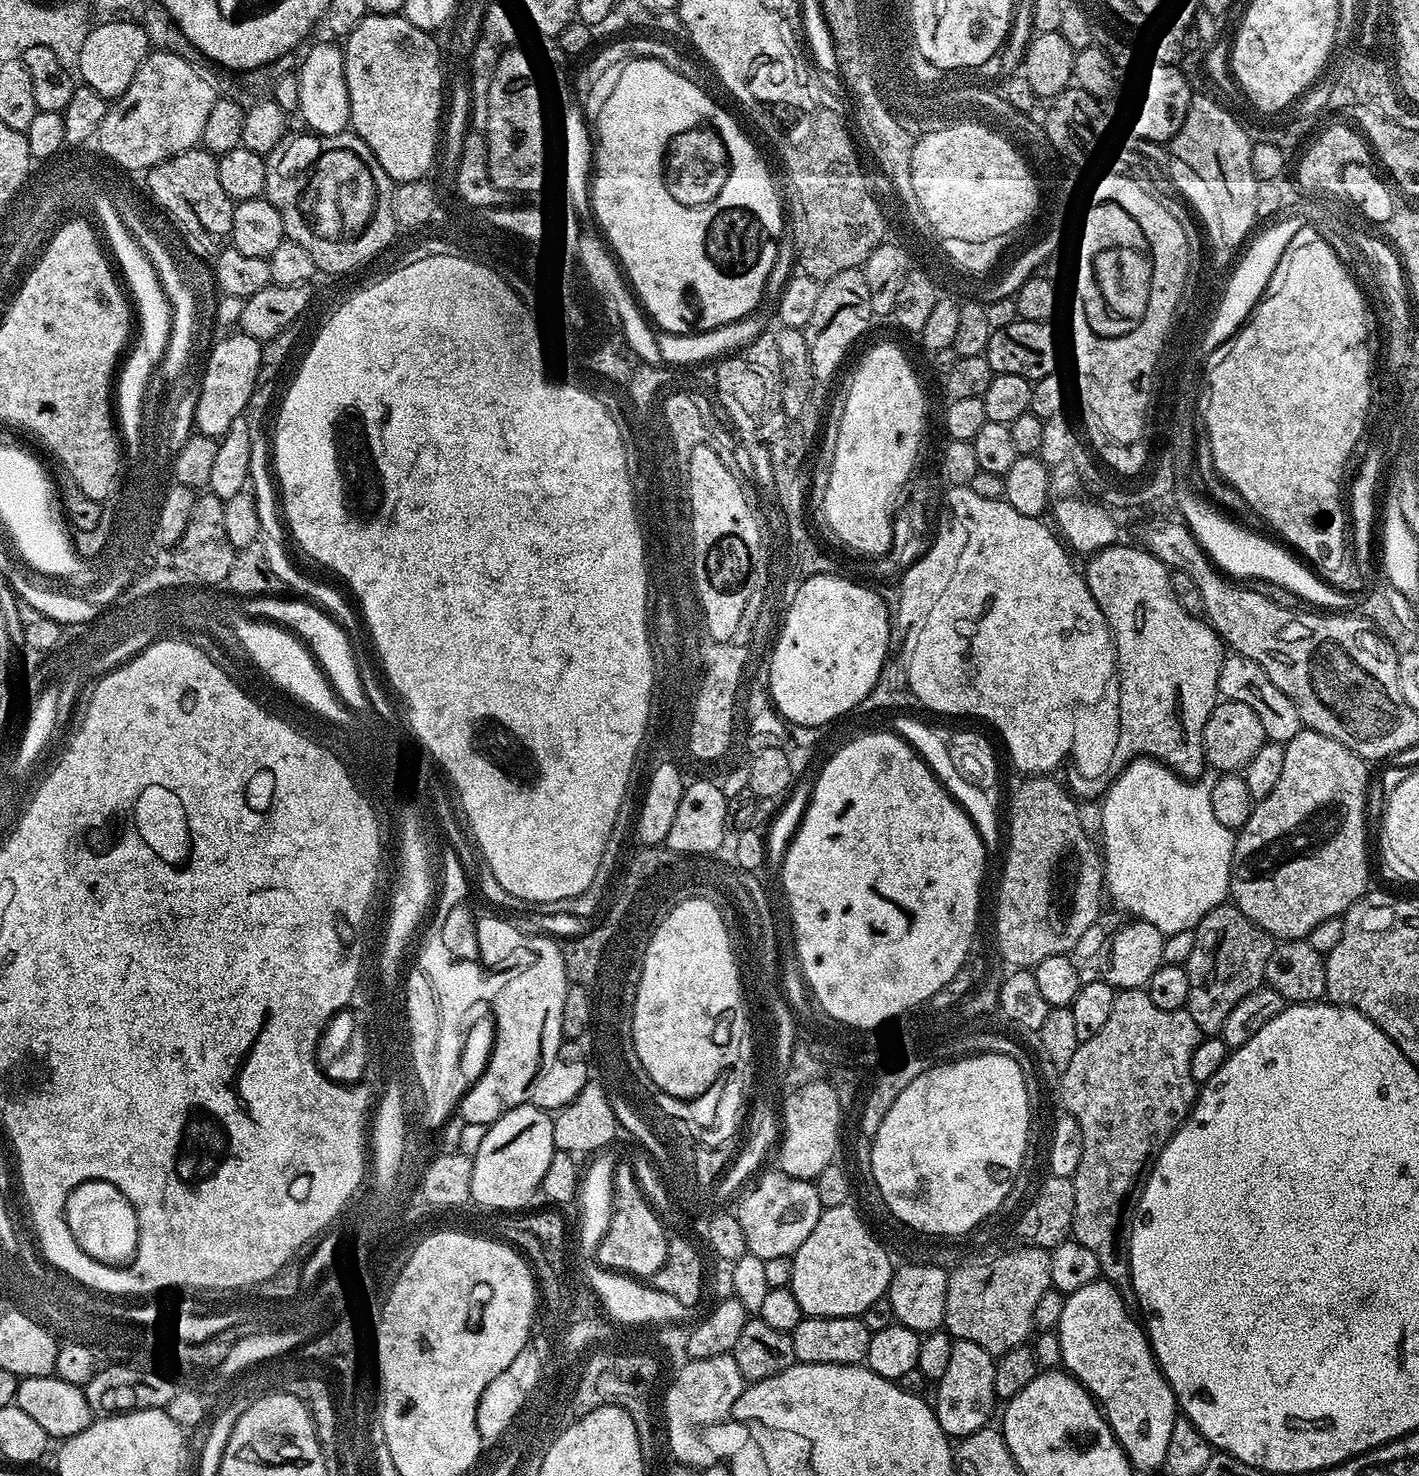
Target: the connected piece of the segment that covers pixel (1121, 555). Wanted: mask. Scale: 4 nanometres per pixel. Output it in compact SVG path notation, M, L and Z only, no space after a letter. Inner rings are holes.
M1123 542L1112 544L1109 548L1104 548L1100 552L1091 553L1088 568L1083 569L1085 580L1088 581L1088 589L1090 594L1094 594L1094 602L1098 602L1098 606L1104 615L1104 621L1108 624L1112 634L1112 643L1116 645L1116 666L1118 669L1118 684L1120 680L1120 704L1114 704L1111 708L1105 710L1103 717L1112 721L1116 727L1115 733L1117 738L1112 747L1112 756L1109 756L1106 765L1106 789L1111 786L1120 776L1120 771L1137 758L1151 758L1165 764L1167 768L1171 768L1173 772L1185 778L1199 777L1200 771L1205 771L1206 761L1204 758L1204 747L1202 746L1202 734L1206 722L1210 718L1210 714L1215 710L1218 703L1220 691L1218 690L1218 670L1222 670L1222 662L1226 655L1225 645L1222 643L1216 629L1211 624L1205 622L1201 617L1192 616L1178 602L1178 598L1174 598L1174 590L1172 589L1172 577L1169 569L1164 565L1158 557L1153 556L1151 552L1143 547L1127 548Z

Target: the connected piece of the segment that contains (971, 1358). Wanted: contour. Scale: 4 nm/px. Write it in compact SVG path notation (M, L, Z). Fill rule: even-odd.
M956 1340L950 1350L946 1374L935 1385L934 1411L938 1422L949 1438L963 1438L974 1434L989 1423L992 1407L998 1404L994 1390L995 1359L991 1352L982 1350L974 1342Z

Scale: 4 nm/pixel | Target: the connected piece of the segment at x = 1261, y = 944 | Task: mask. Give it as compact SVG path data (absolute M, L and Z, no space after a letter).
M1236 907L1232 912L1222 912L1222 918L1226 918L1224 932L1208 944L1208 964L1204 966L1204 972L1198 972L1202 974L1202 980L1200 984L1190 984L1190 990L1206 990L1206 994L1212 990L1210 994L1216 994L1218 998L1240 994L1230 1004L1230 1010L1235 1013L1252 996L1251 992L1259 984L1265 983L1264 971L1274 947L1274 938L1266 938L1267 931L1246 918L1240 908Z

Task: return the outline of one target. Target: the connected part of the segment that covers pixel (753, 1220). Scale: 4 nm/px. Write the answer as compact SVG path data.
M773 1170L766 1173L741 1198L740 1205L734 1208L734 1215L742 1226L748 1252L765 1261L770 1258L795 1256L798 1246L802 1246L802 1242L810 1238L810 1230L818 1226L821 1211L818 1190L813 1181L794 1178L782 1171Z

